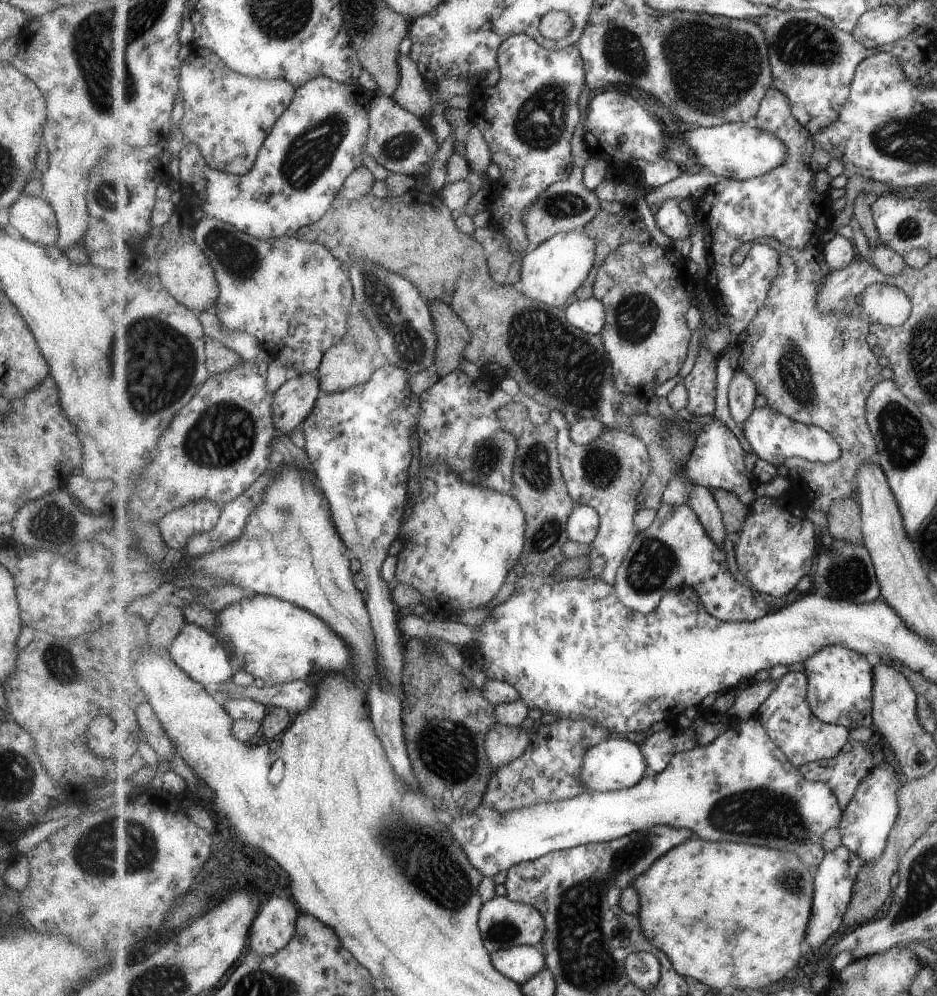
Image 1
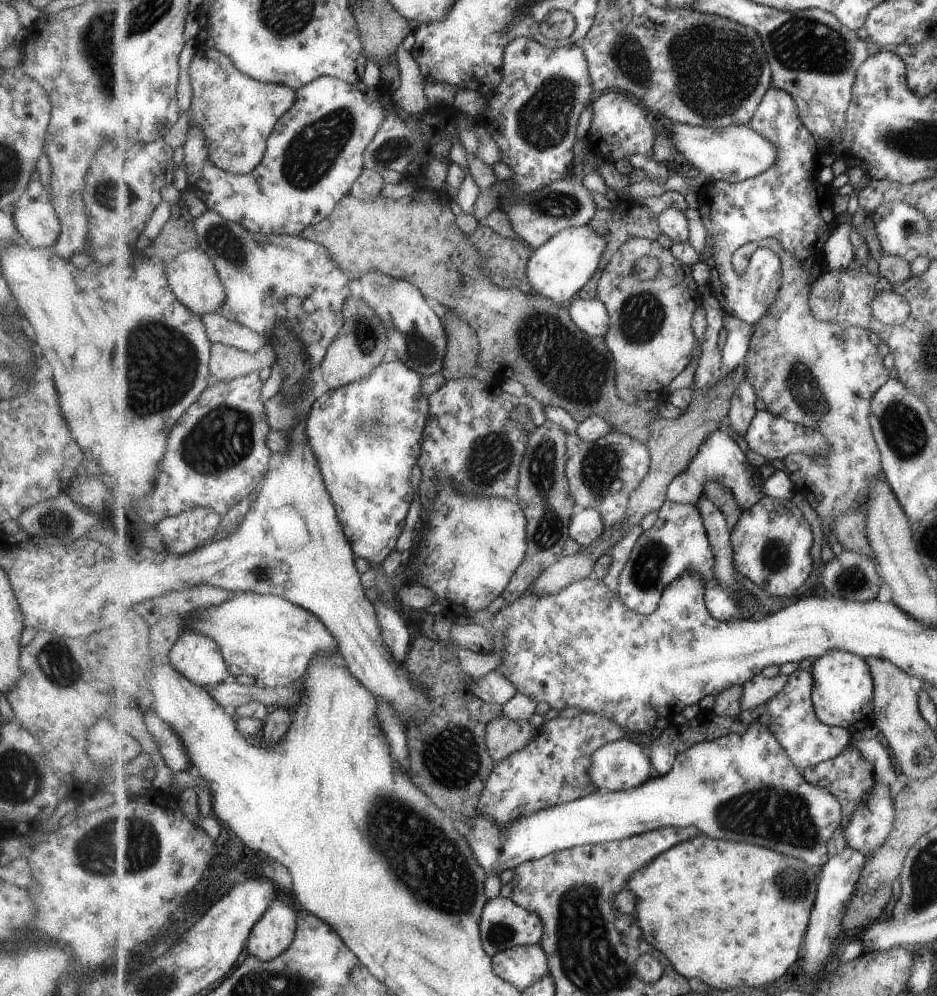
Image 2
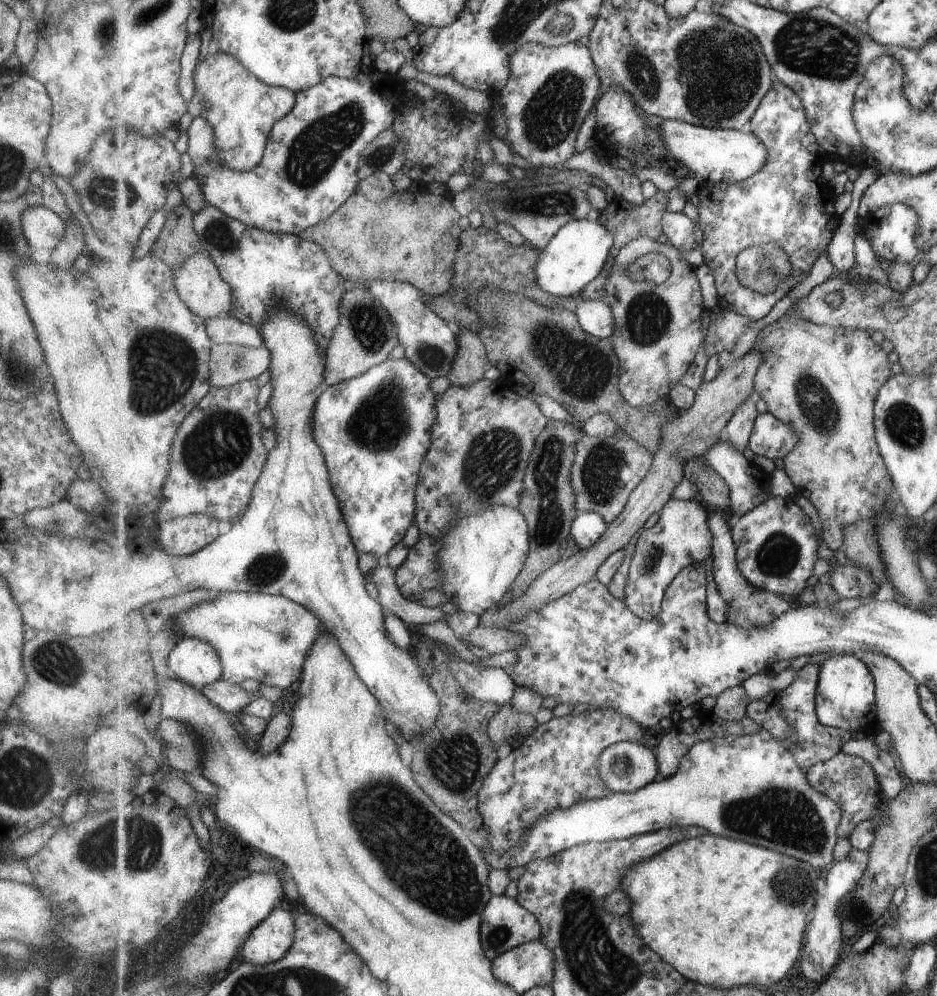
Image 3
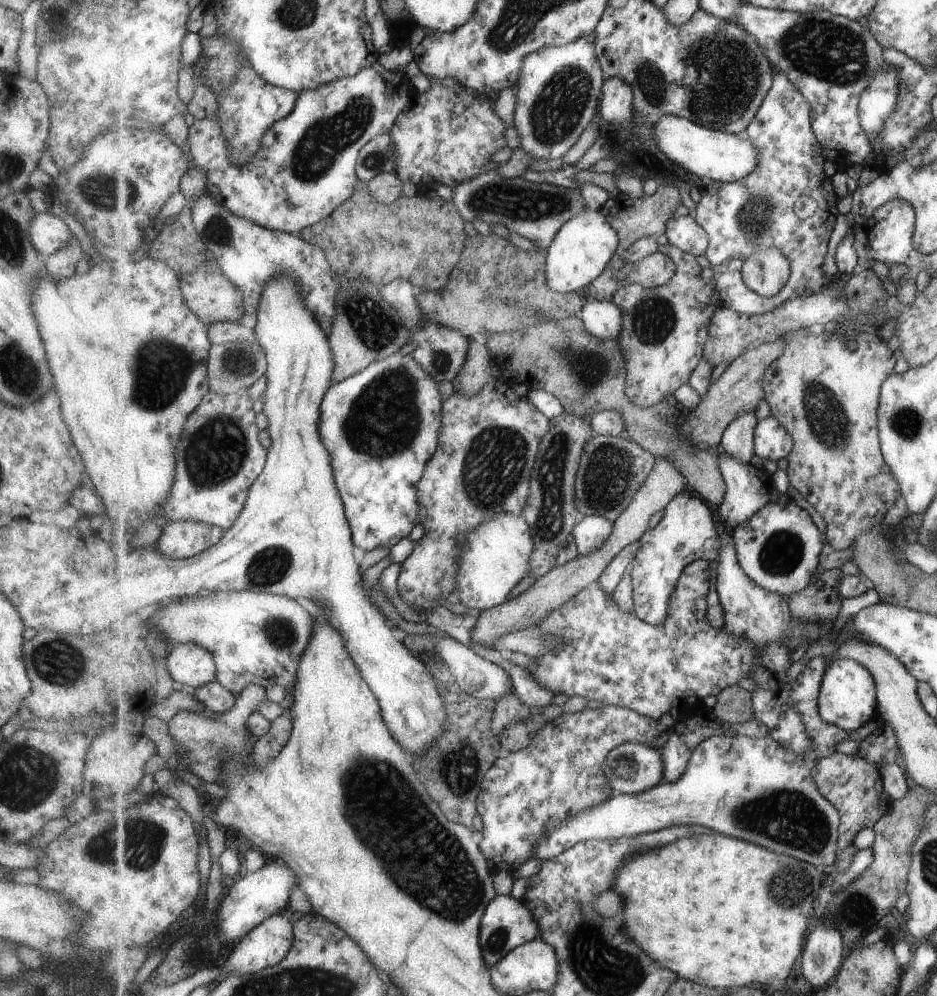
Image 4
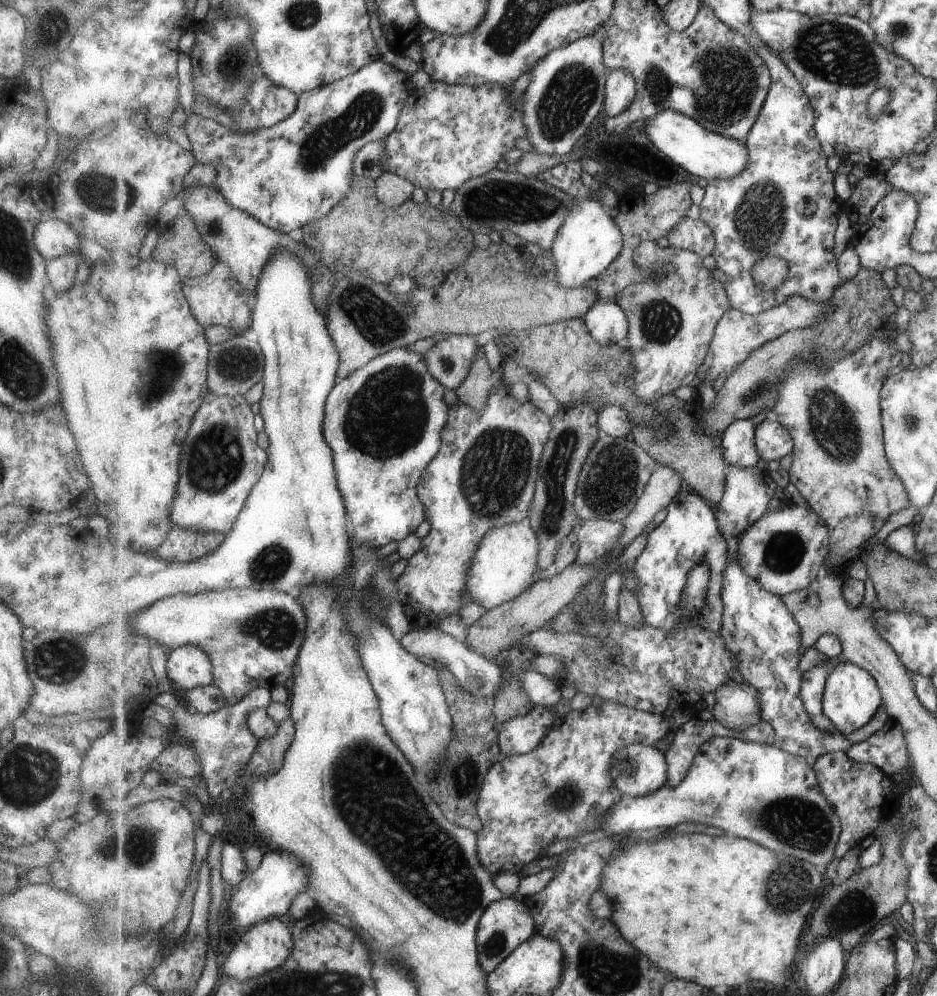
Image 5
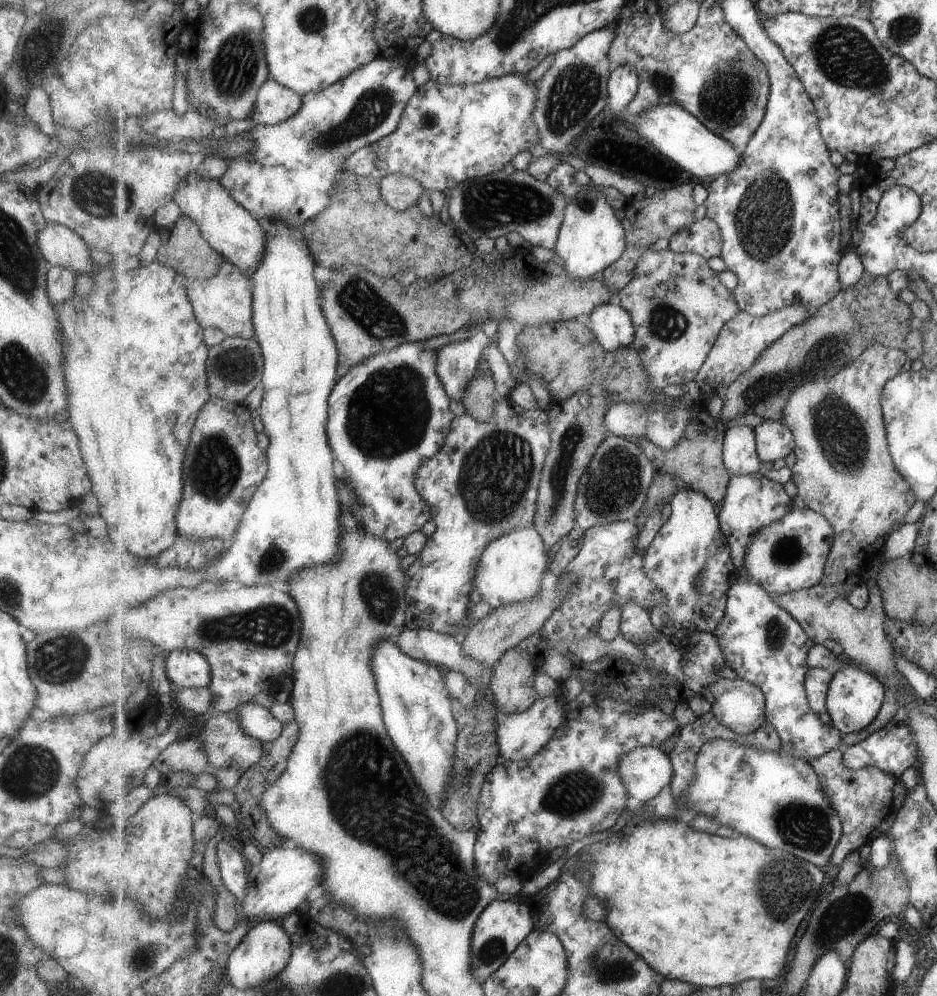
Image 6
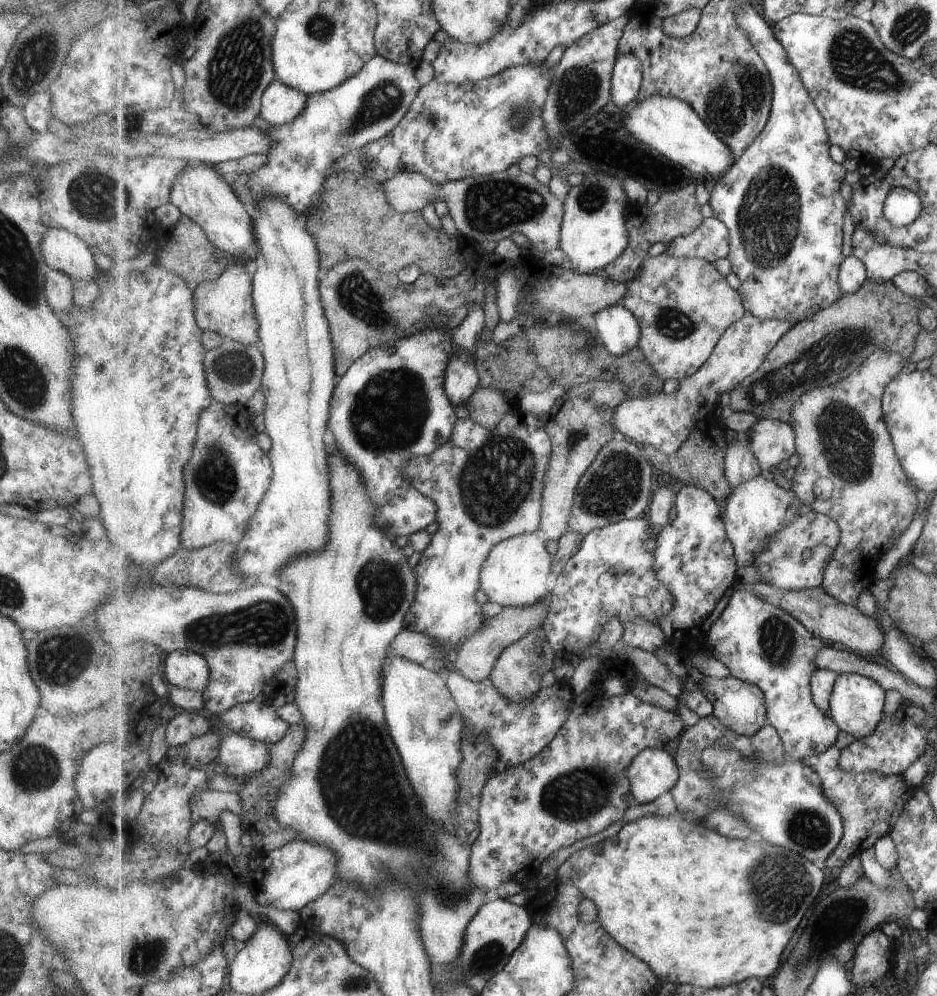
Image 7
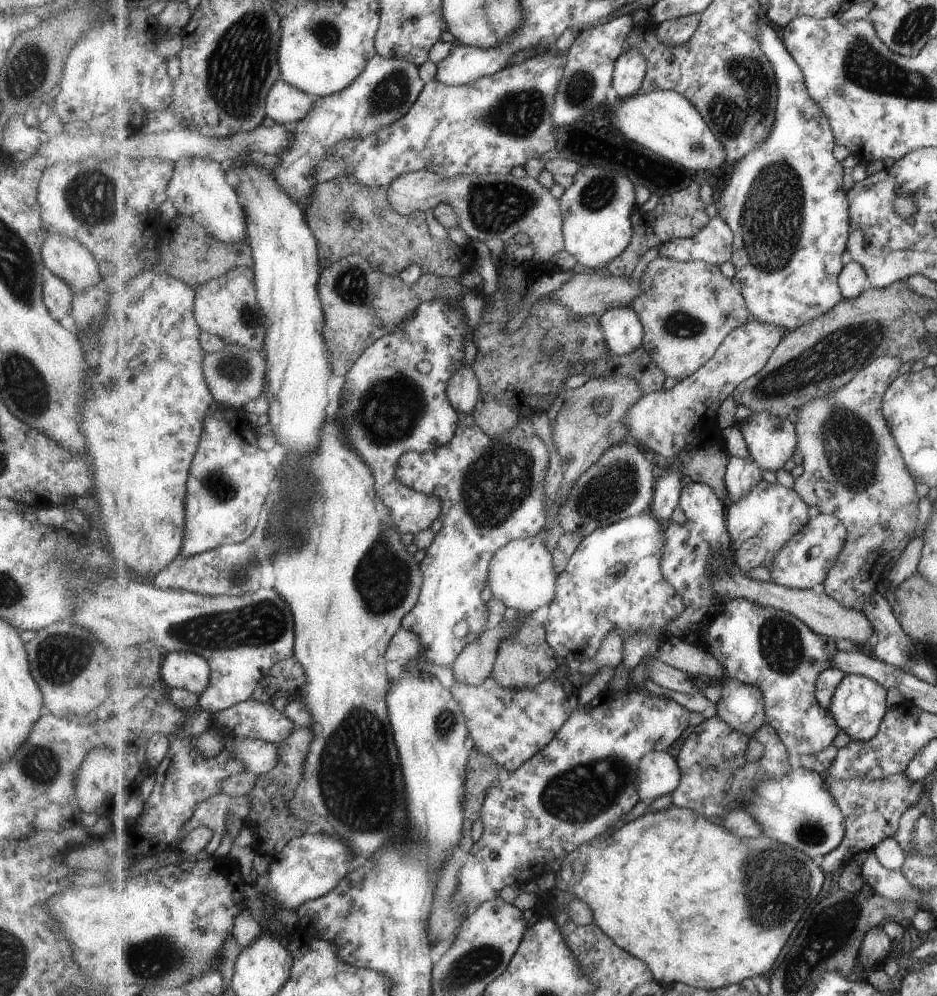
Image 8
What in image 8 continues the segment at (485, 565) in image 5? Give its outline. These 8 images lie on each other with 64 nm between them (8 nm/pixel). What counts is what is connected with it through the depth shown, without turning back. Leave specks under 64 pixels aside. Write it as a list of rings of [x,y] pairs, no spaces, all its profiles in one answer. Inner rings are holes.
[[[537,537],[517,539],[501,547],[492,560],[490,569],[490,587],[493,596],[503,602],[507,608],[516,608],[527,615],[543,606],[551,606],[556,600],[559,574],[553,555],[543,540]]]

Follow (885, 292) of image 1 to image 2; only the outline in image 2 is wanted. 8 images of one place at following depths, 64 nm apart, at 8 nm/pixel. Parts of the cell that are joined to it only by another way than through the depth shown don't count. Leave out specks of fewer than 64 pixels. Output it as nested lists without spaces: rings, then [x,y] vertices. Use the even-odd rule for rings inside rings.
[[[765,239],[763,241],[755,241],[755,244],[749,244],[749,246],[742,246],[741,250],[737,250],[735,258],[733,260],[743,260],[743,256],[753,256],[757,250],[760,248],[773,249],[782,260],[782,275],[783,275],[783,286],[780,288],[779,294],[777,295],[776,301],[773,303],[773,306],[768,309],[768,313],[756,324],[755,332],[751,338],[751,343],[749,344],[749,350],[745,356],[744,364],[741,367],[744,367],[746,370],[746,378],[751,381],[751,384],[755,387],[757,396],[762,398],[765,404],[765,408],[768,411],[772,411],[773,414],[777,416],[782,416],[783,418],[793,421],[794,423],[806,426],[807,428],[821,432],[825,435],[825,438],[828,438],[828,441],[831,445],[831,452],[825,455],[817,455],[816,457],[810,457],[803,453],[795,453],[794,455],[789,455],[785,460],[783,460],[785,466],[785,473],[789,476],[790,480],[795,486],[795,491],[798,491],[800,494],[804,495],[808,500],[811,507],[818,513],[822,524],[825,526],[825,540],[839,540],[833,534],[838,524],[838,521],[845,517],[847,512],[852,511],[855,513],[859,508],[865,507],[868,504],[870,497],[870,483],[879,479],[886,480],[886,474],[884,471],[884,464],[882,462],[882,454],[880,452],[880,447],[876,441],[876,435],[872,429],[872,400],[876,396],[876,392],[884,385],[889,382],[889,370],[887,366],[883,364],[883,356],[881,352],[877,350],[877,345],[874,346],[869,341],[869,329],[864,327],[858,327],[849,323],[828,323],[825,321],[818,321],[817,318],[813,316],[809,306],[809,297],[810,290],[814,282],[819,278],[818,275],[814,281],[811,281],[811,268],[815,264],[824,264],[823,255],[814,255],[807,259],[798,259],[796,256],[793,256],[790,252],[787,252],[783,248],[781,242],[775,239]],[[895,289],[881,291],[872,302],[876,319],[886,325],[902,325],[911,314],[910,302]]]

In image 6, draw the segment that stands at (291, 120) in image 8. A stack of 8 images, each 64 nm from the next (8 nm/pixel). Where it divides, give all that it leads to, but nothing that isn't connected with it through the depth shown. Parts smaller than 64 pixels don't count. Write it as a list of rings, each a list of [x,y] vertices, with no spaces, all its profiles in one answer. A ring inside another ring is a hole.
[[[272,76],[260,88],[251,120],[261,125],[280,125],[300,112],[304,98]]]

